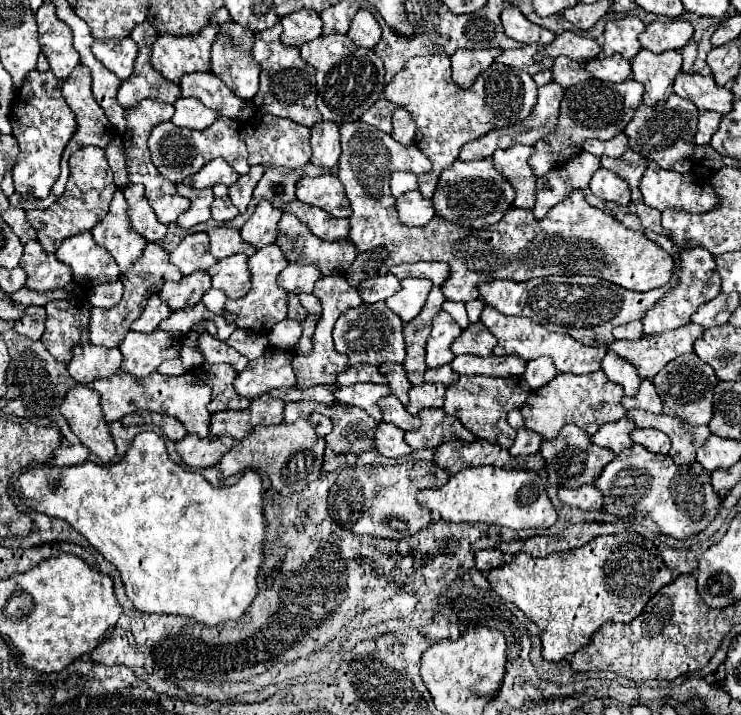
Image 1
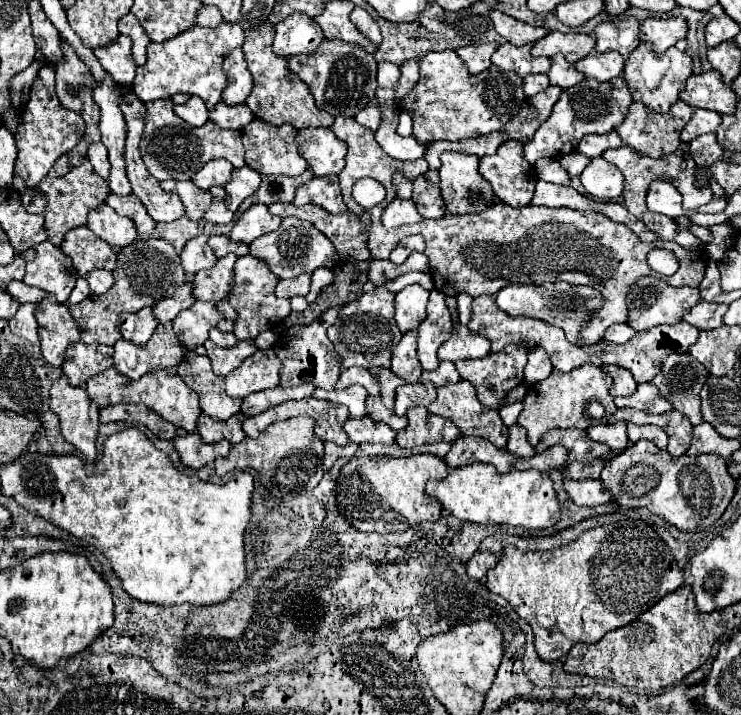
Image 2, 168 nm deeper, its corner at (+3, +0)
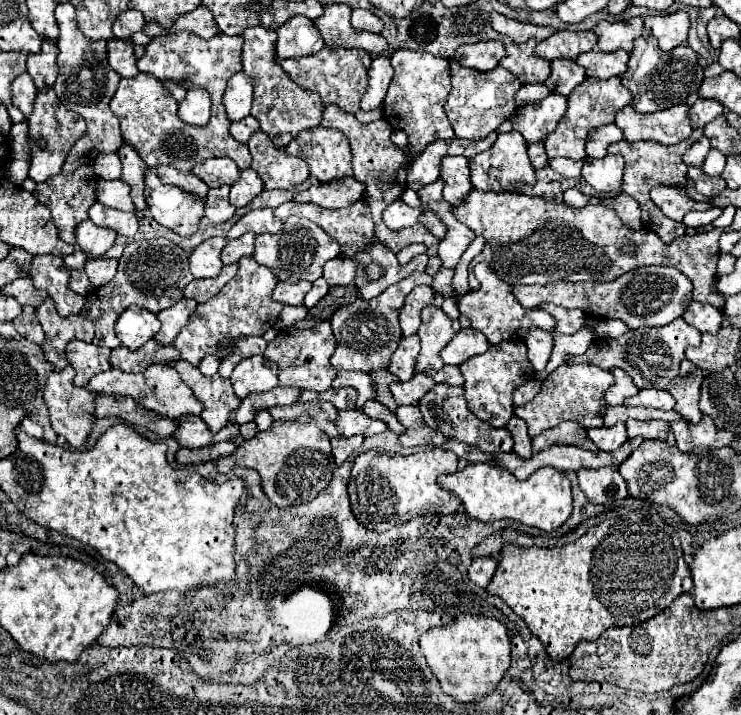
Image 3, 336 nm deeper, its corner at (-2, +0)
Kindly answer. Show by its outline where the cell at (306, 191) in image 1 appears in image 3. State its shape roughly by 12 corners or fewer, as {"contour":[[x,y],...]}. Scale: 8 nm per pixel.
{"contour":[[353,177],[311,185],[297,203],[341,209],[363,197],[363,183]]}

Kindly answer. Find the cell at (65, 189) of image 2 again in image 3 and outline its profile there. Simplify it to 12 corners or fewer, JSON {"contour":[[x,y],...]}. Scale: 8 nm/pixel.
{"contour":[[91,165],[57,173],[33,195],[51,211],[59,237],[75,245],[97,175]]}

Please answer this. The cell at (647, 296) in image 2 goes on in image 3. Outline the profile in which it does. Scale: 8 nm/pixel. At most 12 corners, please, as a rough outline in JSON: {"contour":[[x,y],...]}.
{"contour":[[639,267],[607,283],[513,285],[541,303],[619,319],[629,329],[681,317],[693,285],[681,271]]}

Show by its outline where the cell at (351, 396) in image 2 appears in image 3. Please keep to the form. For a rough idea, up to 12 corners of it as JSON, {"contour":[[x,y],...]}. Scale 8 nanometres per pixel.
{"contour":[[327,389],[303,391],[301,403],[329,401],[335,409],[355,409],[355,391]]}

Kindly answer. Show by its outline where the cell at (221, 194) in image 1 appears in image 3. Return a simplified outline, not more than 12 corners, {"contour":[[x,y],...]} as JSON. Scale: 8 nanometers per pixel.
{"contour":[[229,187],[209,189],[205,217],[225,223],[235,215]]}

